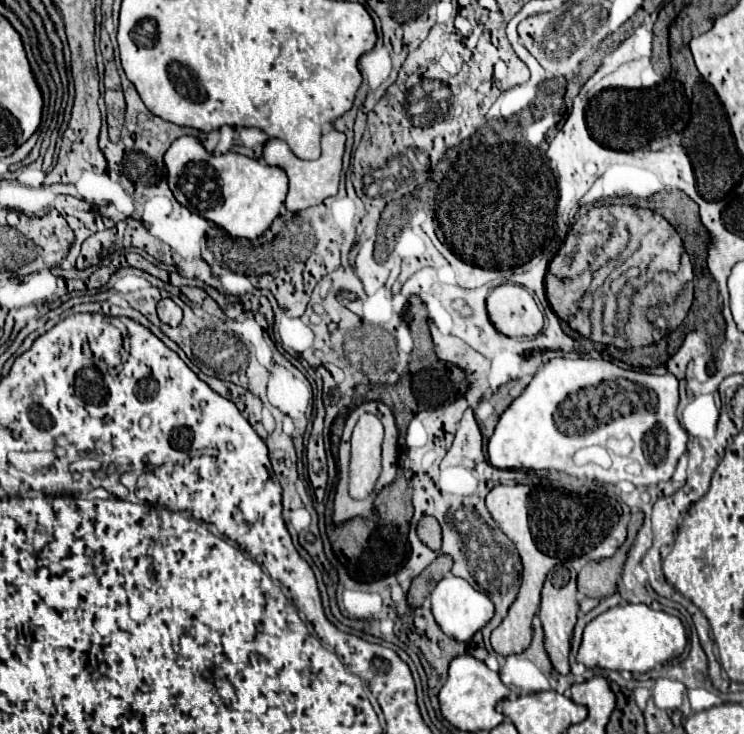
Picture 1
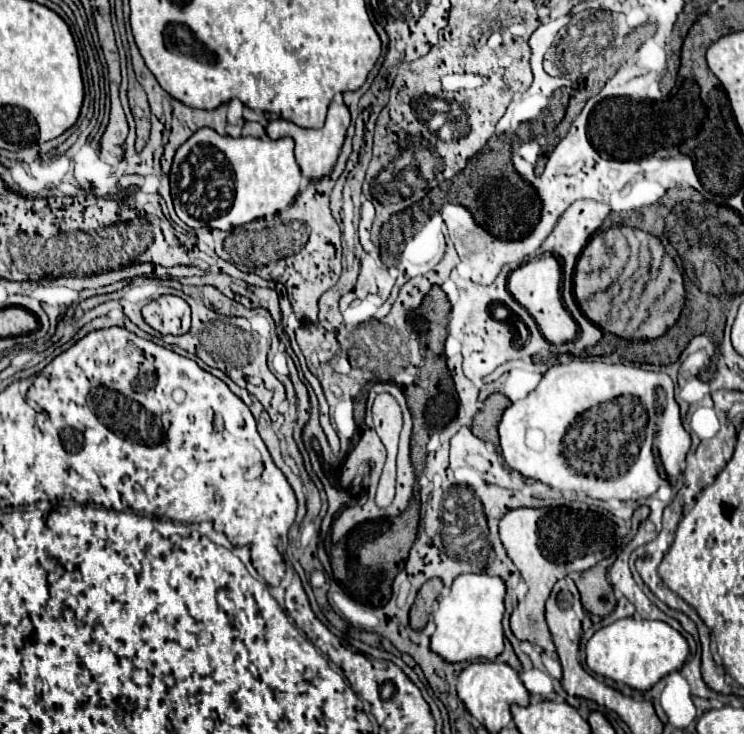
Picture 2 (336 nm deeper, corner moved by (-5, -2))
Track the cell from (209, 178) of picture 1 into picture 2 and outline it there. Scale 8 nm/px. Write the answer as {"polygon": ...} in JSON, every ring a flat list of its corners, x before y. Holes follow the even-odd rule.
{"polygon":[[210,127,198,129,186,143,182,143,176,149,174,163,170,169,170,191,174,201,176,215,192,229,200,227,214,227,228,231,232,227,250,223,258,217,274,215,280,209,288,207,300,189,302,173,294,159,294,143,290,137,272,141,268,137,256,139,256,137,238,137,232,139,228,135,218,135]]}

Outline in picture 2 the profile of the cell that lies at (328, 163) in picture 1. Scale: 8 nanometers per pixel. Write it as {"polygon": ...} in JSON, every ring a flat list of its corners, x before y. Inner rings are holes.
{"polygon":[[332,101,330,107,328,107,328,117,326,117,326,123,322,129,300,129,298,125,290,123,290,121,284,121,284,119,276,119,276,121,270,121,268,127,266,127,266,135,270,139,282,139,282,137,292,137,294,143,296,143,296,161,302,169,302,175,308,177,310,181,320,181,322,177,330,175,334,165,336,165,336,159,340,155,340,149,344,145,344,137,346,137,346,129,350,125,350,111,344,103,336,103]]}

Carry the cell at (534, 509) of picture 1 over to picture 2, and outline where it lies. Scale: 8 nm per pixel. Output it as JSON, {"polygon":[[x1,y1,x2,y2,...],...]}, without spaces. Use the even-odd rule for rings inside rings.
{"polygon":[[518,507,502,517,500,539,506,547,508,557,514,561,528,585,526,597,518,603,510,617,510,629,520,641,530,641,556,657,544,621,544,603,560,577,566,577,572,571,588,571,602,559,616,553,616,525,606,515,578,511,570,507]]}

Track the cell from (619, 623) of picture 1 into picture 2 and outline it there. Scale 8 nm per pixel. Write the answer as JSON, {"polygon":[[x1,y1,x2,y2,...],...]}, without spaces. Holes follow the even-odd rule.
{"polygon":[[634,617,618,619,612,625,602,627,586,643,586,663,594,673,618,683,626,683,638,691,648,691,660,677,682,669,686,655,686,639,668,623]]}

